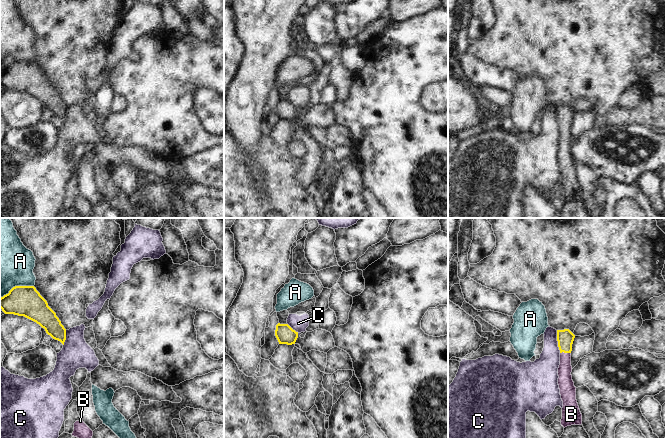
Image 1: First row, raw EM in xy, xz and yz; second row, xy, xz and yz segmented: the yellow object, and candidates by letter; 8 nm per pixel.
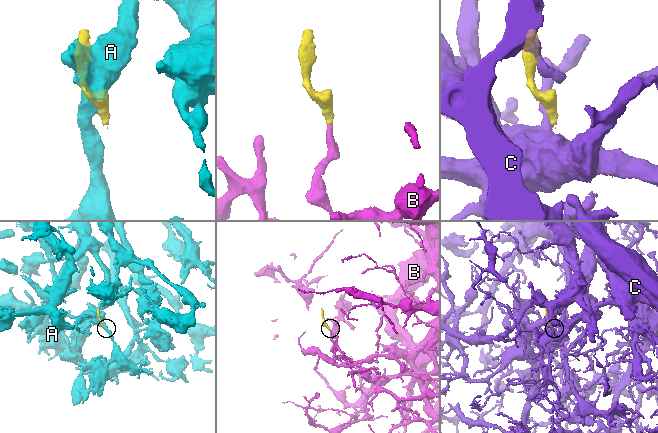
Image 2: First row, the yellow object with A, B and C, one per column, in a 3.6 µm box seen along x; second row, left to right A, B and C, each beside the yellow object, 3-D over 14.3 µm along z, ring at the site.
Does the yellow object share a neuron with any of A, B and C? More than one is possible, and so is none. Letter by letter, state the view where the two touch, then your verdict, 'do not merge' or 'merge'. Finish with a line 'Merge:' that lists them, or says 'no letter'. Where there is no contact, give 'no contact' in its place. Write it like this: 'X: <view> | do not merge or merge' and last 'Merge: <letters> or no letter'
A: xy | do not merge
B: yz | merge
C: yz | do not merge
Merge: B

